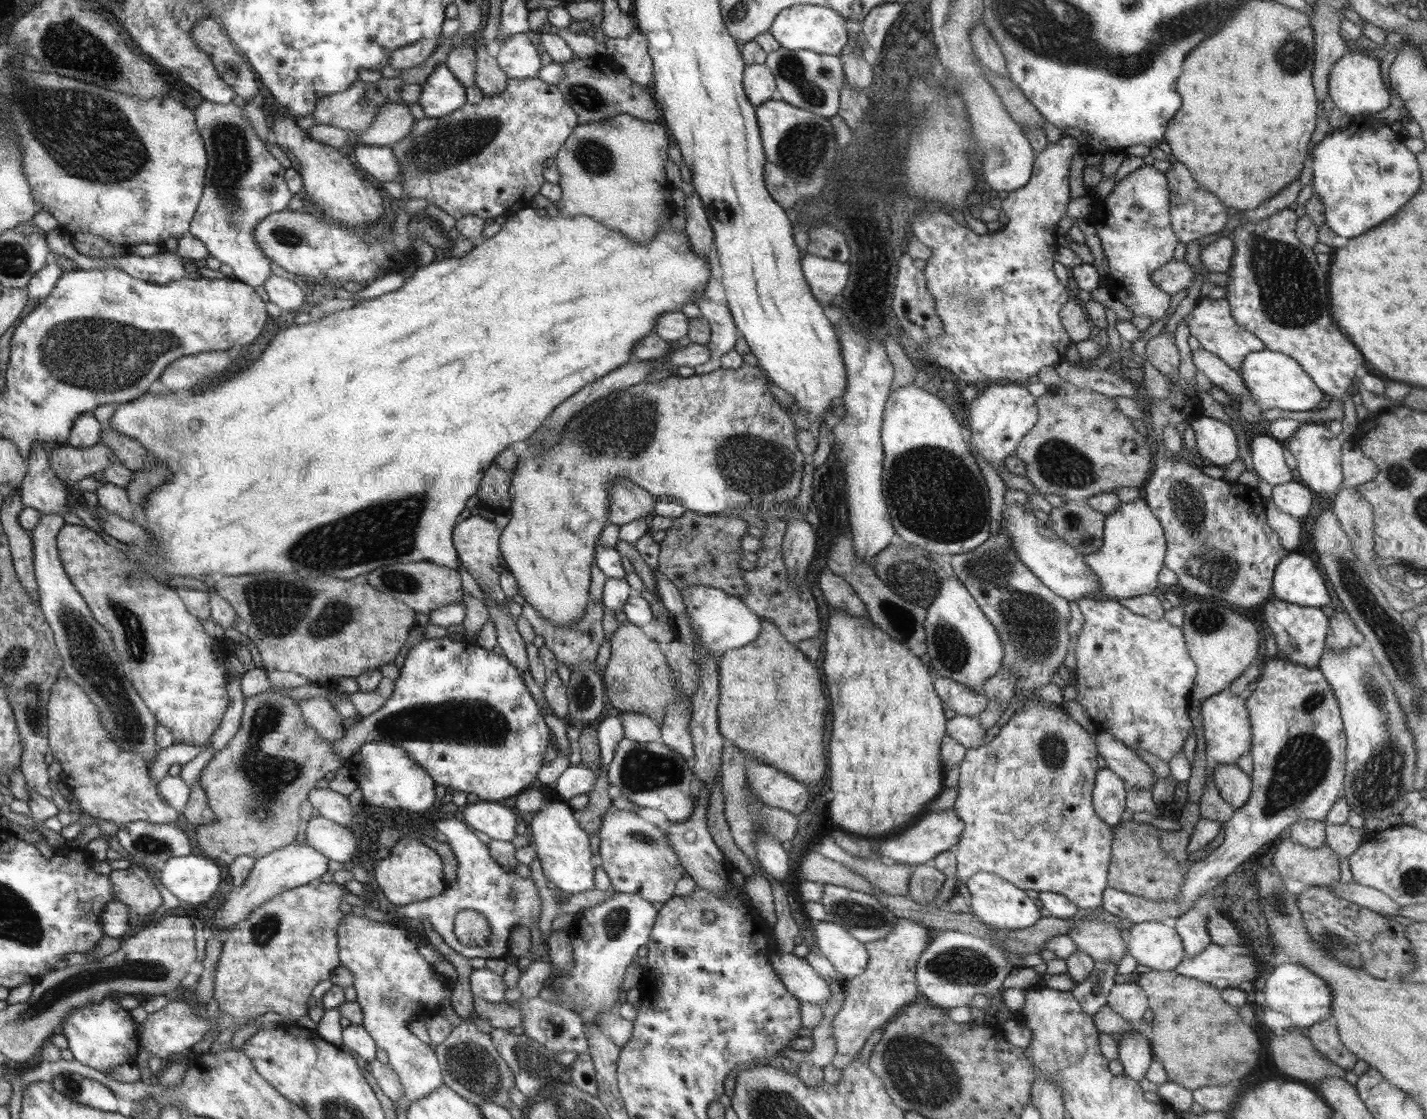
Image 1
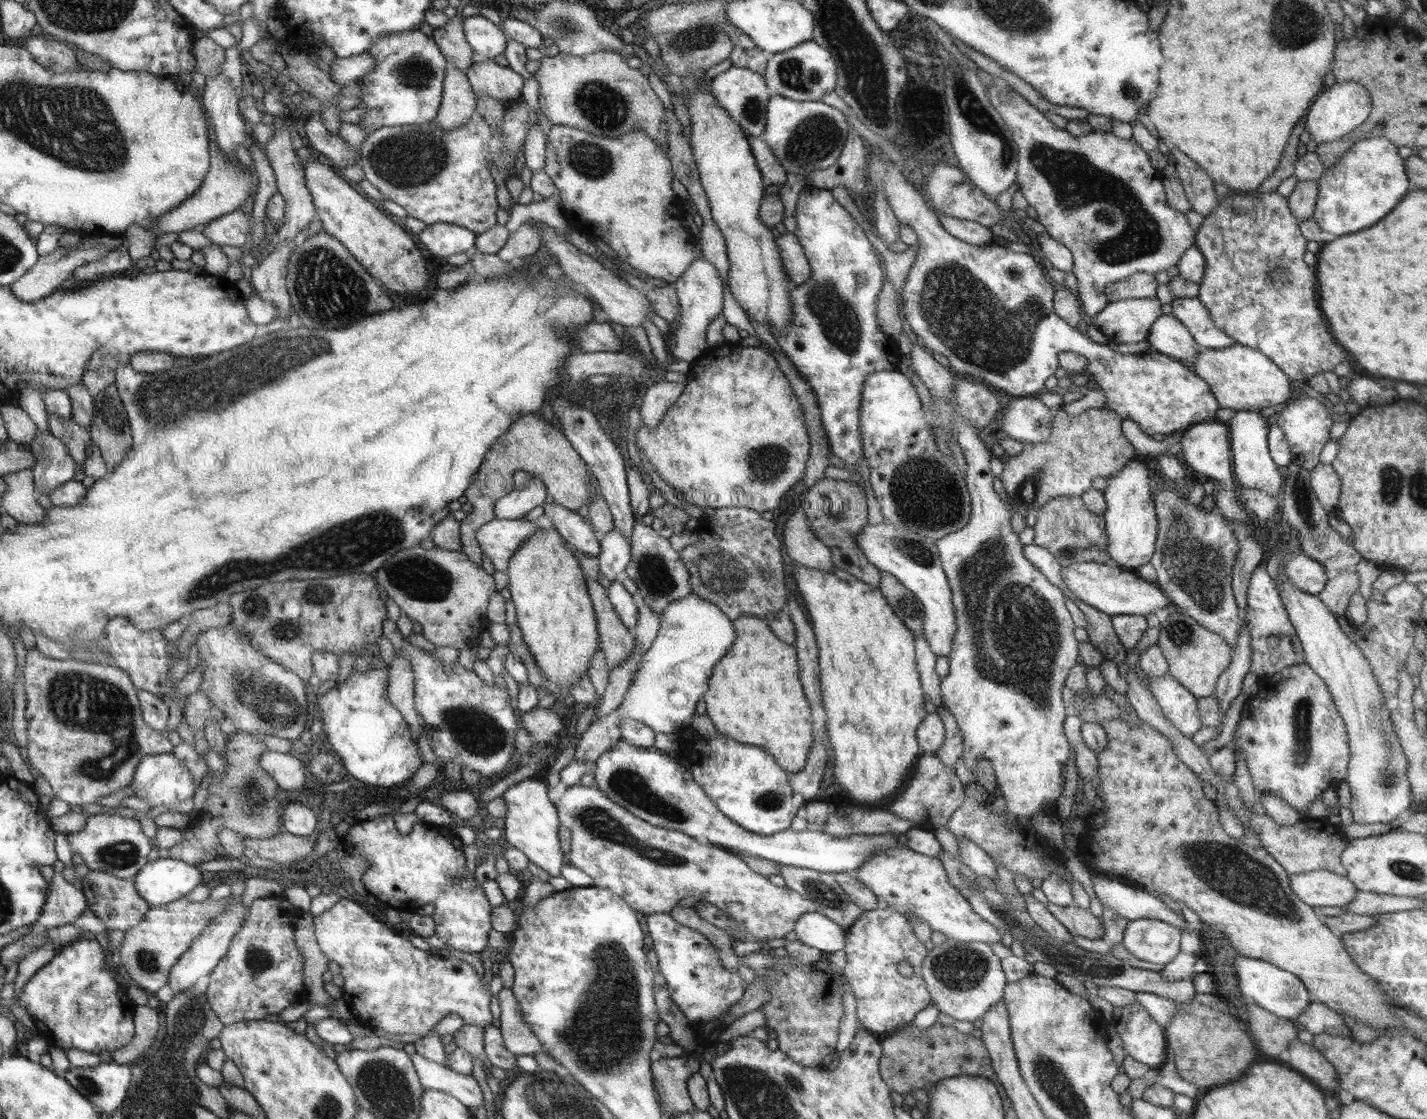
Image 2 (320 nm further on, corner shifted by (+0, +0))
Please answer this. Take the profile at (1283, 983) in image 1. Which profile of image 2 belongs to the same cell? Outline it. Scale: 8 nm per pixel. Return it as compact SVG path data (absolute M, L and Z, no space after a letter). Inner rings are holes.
M1236 956L1234 966L1236 966L1236 976L1240 982L1238 986L1240 986L1242 994L1252 998L1258 1006L1279 1018L1295 1022L1295 1019L1312 1002L1312 994L1295 974L1278 968L1268 961Z

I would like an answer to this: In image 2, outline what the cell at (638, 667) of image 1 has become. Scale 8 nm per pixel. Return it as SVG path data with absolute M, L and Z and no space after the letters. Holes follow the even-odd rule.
M587 578L587 584L596 617L599 618L600 650L605 654L609 672L612 672L634 652L635 634L620 621L619 614L608 602L606 588L590 578Z

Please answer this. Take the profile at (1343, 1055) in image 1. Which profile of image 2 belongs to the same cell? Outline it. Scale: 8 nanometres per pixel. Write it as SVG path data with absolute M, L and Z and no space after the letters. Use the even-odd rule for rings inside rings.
M1312 1000L1307 1009L1295 1019L1295 1022L1312 1035L1326 1032L1332 1036L1336 1034L1336 1036L1352 1038L1351 1030L1343 1016L1318 1000Z

